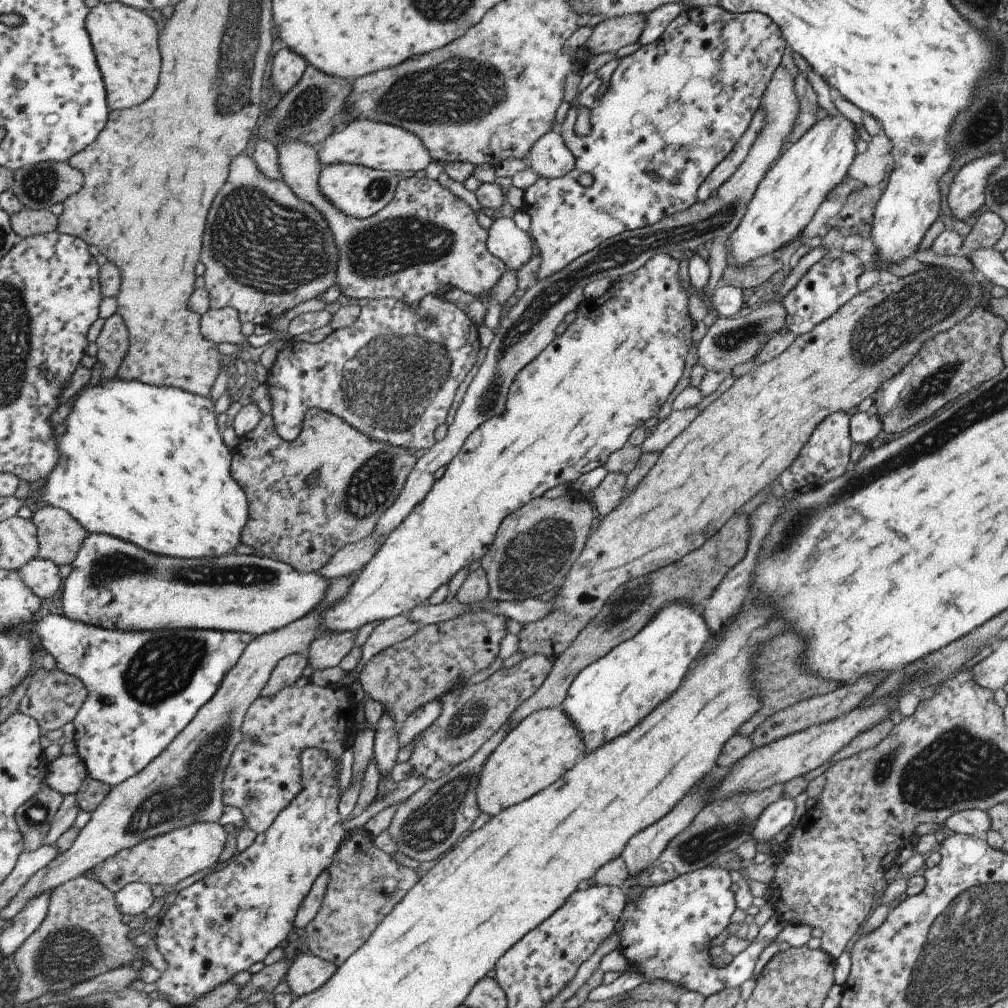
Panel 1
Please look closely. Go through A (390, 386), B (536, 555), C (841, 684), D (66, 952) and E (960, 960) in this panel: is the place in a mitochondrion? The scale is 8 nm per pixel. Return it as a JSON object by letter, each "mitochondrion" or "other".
{"A":"mitochondrion","B":"mitochondrion","C":"other","D":"mitochondrion","E":"mitochondrion"}

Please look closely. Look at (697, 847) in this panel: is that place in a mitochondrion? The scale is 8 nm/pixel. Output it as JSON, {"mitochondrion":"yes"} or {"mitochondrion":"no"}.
{"mitochondrion":"yes"}

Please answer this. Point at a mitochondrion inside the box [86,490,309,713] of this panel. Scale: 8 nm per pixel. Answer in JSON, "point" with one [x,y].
{"point":[162,668]}

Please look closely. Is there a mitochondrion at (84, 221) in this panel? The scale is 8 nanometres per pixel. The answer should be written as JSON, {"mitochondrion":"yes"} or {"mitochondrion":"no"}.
{"mitochondrion":"no"}

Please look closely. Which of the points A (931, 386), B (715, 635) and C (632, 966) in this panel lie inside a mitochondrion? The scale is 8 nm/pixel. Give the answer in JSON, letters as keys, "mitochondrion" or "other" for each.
{"A":"mitochondrion","B":"other","C":"other"}

